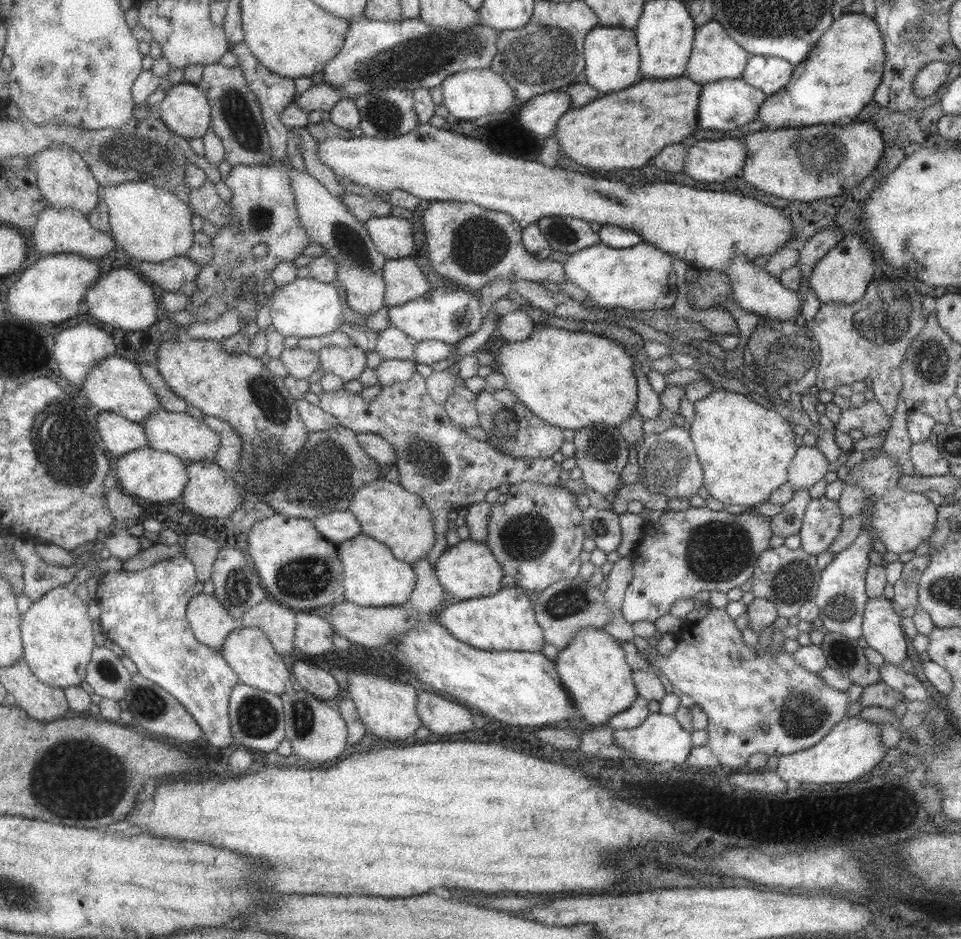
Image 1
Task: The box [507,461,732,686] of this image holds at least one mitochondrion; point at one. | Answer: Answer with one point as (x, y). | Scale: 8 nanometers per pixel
(570, 600)

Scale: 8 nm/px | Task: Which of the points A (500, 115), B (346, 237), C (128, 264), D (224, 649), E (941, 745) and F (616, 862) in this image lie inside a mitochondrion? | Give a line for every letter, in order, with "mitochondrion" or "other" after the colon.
A: other
B: mitochondrion
C: other
D: other
E: mitochondrion
F: other

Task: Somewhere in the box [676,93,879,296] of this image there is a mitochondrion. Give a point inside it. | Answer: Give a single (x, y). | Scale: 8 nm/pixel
(813, 154)

